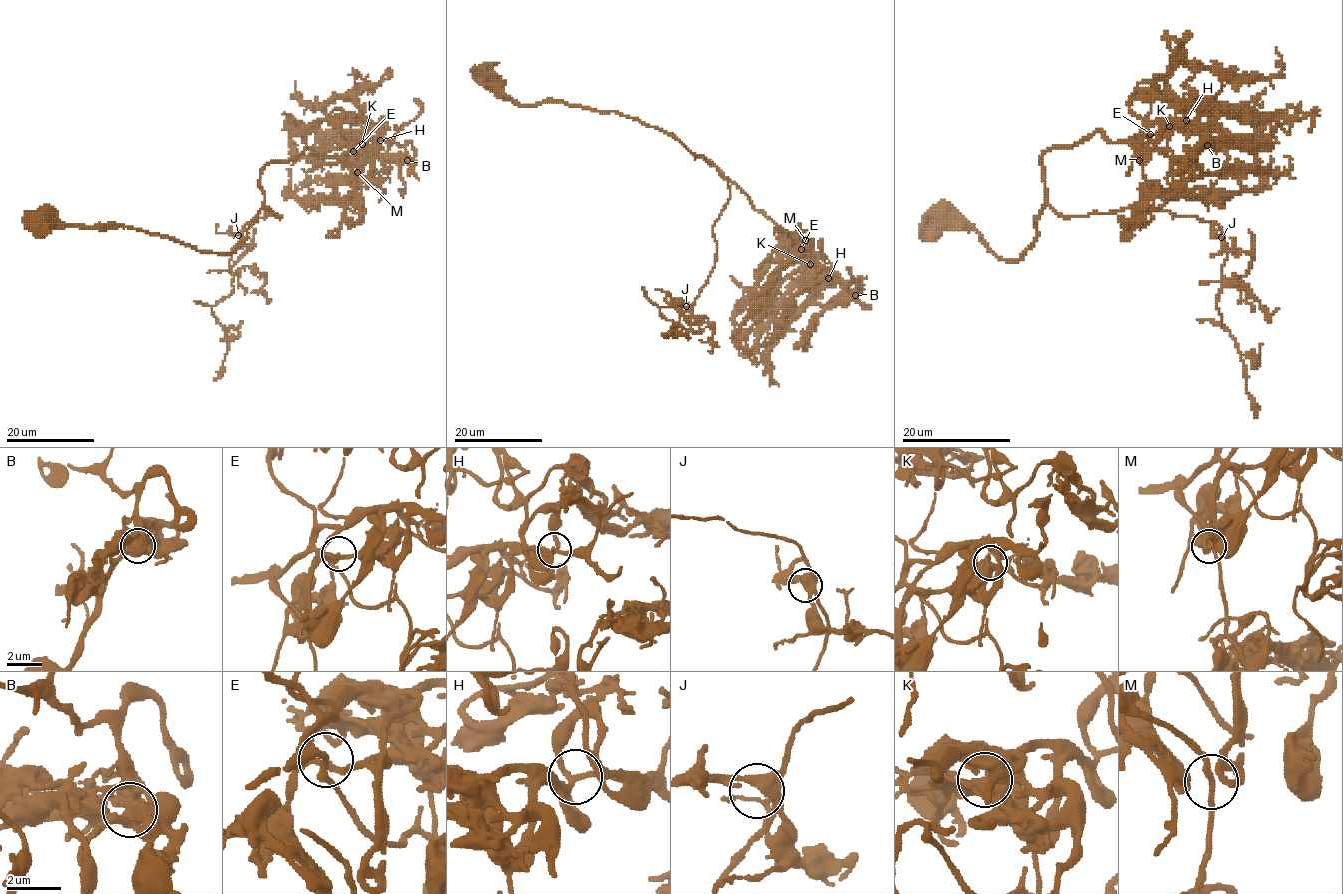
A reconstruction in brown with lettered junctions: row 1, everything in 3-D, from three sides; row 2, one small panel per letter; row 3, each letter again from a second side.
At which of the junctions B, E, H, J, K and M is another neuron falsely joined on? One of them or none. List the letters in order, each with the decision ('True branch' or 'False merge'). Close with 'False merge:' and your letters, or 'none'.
B: True branch
E: True branch
H: True branch
J: True branch
K: True branch
M: True branch
False merge: none

